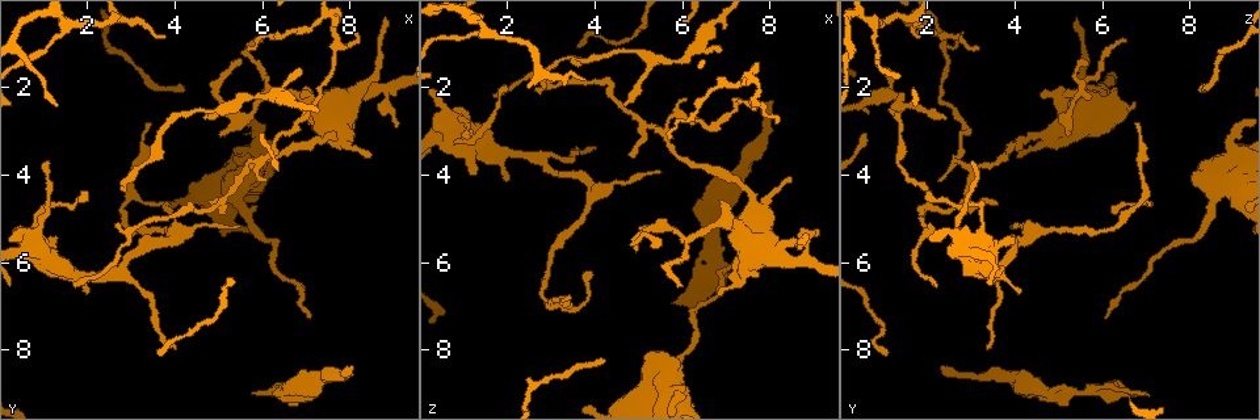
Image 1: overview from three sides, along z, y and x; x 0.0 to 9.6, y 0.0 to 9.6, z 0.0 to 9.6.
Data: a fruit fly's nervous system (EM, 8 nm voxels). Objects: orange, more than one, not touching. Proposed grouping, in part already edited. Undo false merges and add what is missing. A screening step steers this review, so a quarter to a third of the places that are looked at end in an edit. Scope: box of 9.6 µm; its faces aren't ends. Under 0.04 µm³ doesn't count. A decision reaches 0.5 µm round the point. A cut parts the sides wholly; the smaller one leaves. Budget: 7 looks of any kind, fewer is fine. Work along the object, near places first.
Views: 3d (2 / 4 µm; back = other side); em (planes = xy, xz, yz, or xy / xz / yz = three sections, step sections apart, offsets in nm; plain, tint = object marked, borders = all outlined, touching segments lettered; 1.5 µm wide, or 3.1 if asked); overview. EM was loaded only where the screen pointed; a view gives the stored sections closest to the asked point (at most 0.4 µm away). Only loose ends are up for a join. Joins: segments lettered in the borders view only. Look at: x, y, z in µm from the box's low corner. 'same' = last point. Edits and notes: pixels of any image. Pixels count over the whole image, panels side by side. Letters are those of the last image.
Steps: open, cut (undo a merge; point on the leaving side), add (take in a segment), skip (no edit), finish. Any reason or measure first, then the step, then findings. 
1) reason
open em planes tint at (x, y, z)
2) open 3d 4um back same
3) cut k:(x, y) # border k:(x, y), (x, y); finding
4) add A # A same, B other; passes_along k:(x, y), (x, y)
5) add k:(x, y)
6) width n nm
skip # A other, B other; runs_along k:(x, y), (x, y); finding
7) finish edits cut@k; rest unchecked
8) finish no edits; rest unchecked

an open end
open em planes plain at (8.10, 8.40, 2.35)

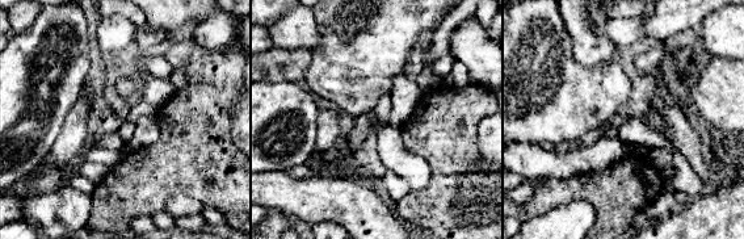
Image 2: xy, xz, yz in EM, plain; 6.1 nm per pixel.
open em planes tint same

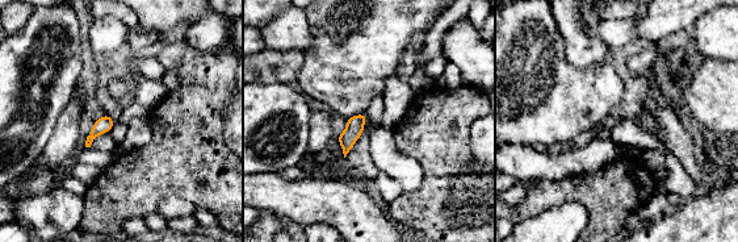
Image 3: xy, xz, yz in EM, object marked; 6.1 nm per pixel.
what lies round it
open em planes borders same

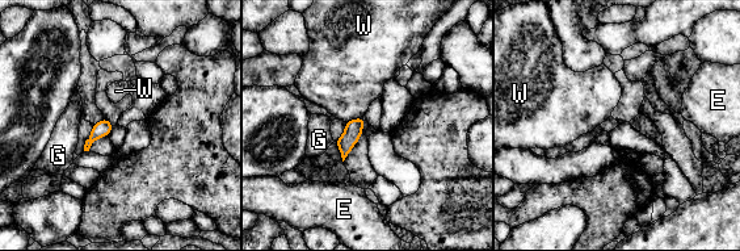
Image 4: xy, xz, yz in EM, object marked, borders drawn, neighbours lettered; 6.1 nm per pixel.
skip # E other, G other, W other; border 4:(362, 116), (345, 122); no lettered segment goes on from it

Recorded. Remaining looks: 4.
thin end
open 3d 2um at (4.10, 8.00, 3.35)

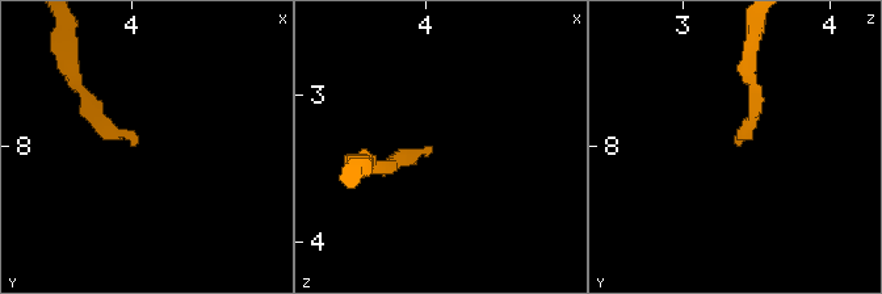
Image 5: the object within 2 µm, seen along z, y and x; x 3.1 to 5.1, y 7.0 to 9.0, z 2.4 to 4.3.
need the tissue
open em planes borders at (4.06, 7.96, 3.38)

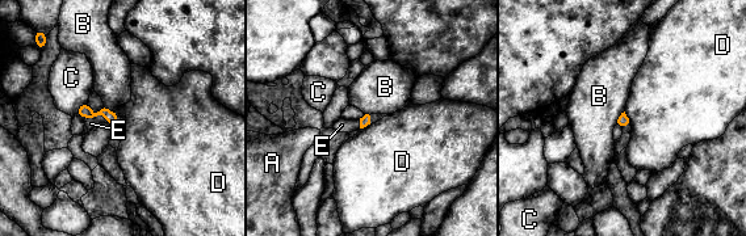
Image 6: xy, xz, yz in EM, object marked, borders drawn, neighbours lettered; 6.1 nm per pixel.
longest_contact C 110 nm
add 6:(91, 123) # A other, B other, C other, D other, E same; passes_along 6:(84, 110), (103, 114), (91, 123); it goes on there

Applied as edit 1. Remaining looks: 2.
see it whole again
open overview

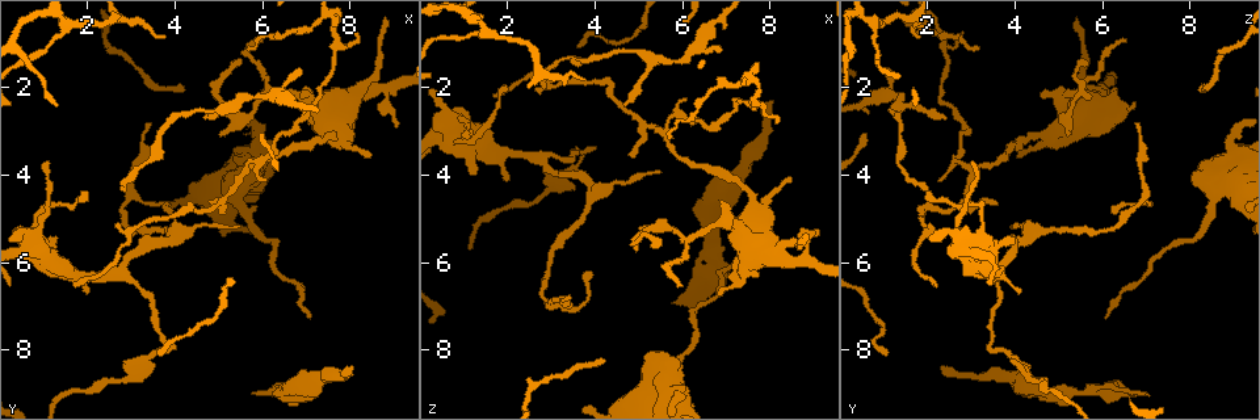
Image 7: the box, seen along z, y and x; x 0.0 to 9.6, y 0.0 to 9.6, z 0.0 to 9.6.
tapers out
open em planes borders at (2.70, 5.15, 2.05)

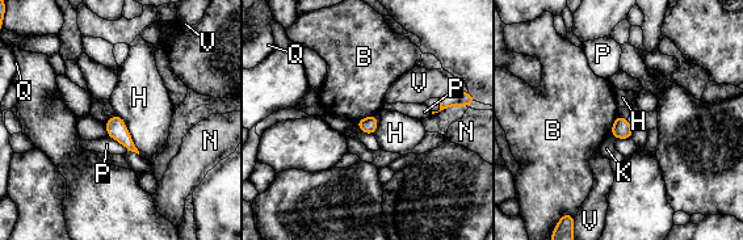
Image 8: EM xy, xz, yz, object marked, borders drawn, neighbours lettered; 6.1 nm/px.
width 100 nm
skip # B other, H other, K other, N other, P other, Q other, V other; none of them fits

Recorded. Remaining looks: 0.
finish edits add@6; rest unchecked

